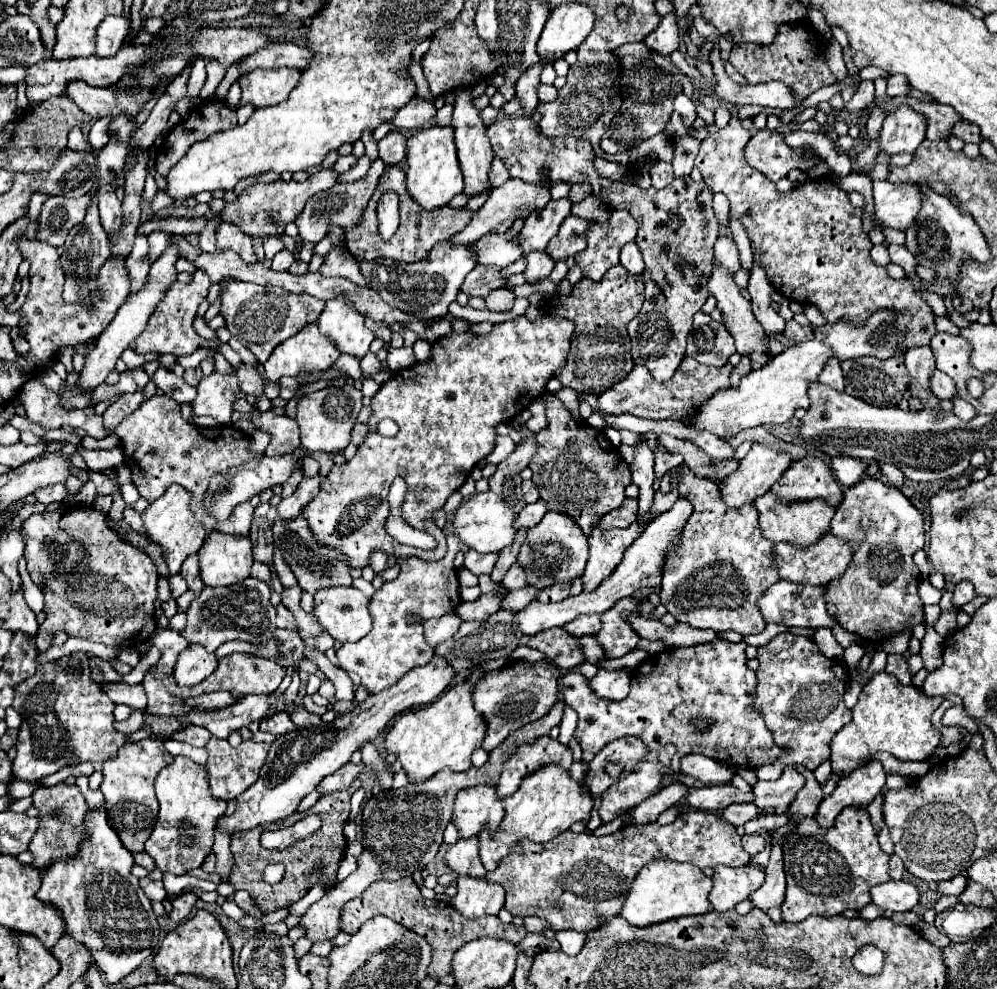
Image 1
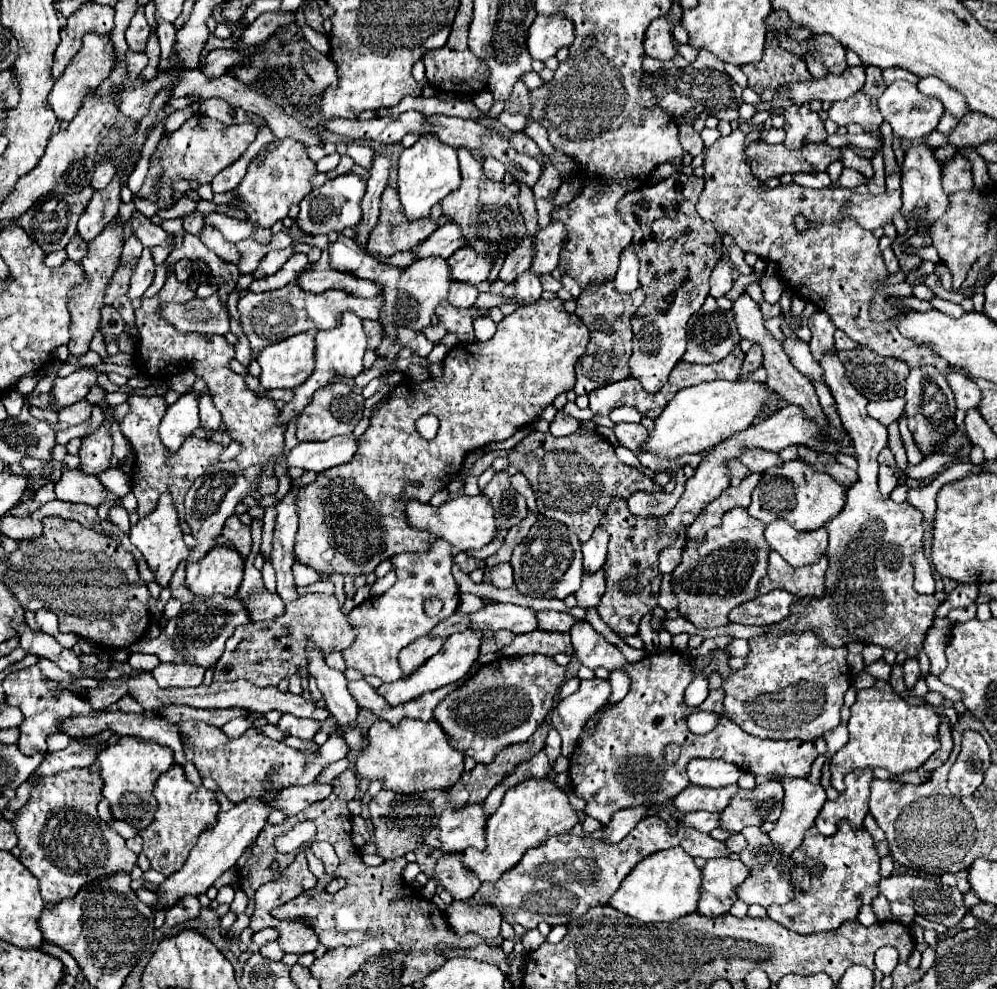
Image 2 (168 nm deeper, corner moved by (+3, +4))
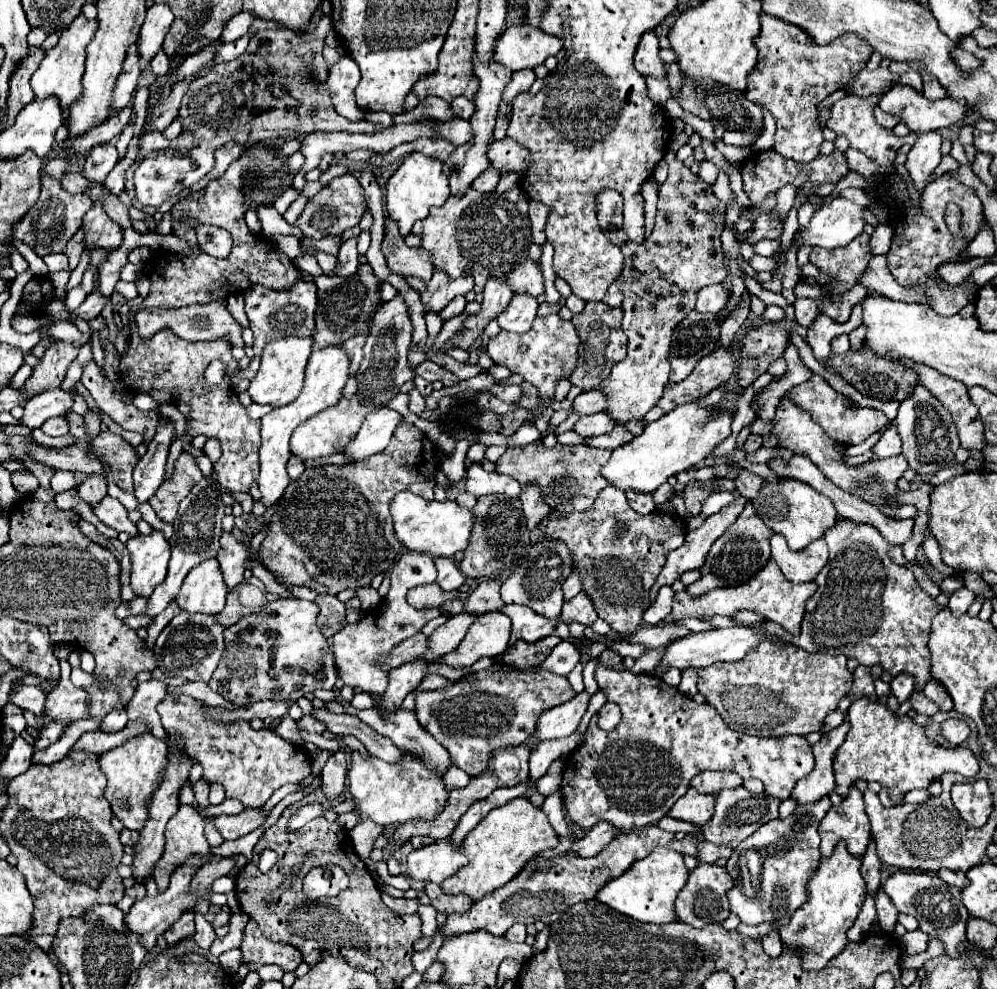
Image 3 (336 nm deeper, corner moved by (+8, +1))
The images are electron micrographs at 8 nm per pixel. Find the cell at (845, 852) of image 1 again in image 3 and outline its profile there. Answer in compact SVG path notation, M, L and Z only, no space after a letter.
M840 841L830 857L822 857L814 873L810 875L806 883L806 903L796 909L790 923L780 927L780 939L794 947L806 947L804 949L804 969L818 971L824 969L826 963L838 955L848 939L846 931L854 925L862 903L866 895L866 881L860 875L862 859L856 855L850 855L844 841Z

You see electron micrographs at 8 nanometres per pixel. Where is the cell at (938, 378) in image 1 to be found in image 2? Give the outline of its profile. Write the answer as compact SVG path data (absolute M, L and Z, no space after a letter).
M953 372L953 374L947 376L947 382L953 388L953 394L955 394L959 410L971 410L971 408L977 410L979 408L981 390L979 390L979 386L973 380L969 380L961 372Z

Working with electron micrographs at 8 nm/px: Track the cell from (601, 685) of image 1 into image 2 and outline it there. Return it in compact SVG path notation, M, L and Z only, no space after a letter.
M581 680L581 686L575 694L559 700L557 716L551 718L553 728L561 734L561 755L571 757L576 751L579 734L585 722L605 706L611 694L611 686L607 680Z

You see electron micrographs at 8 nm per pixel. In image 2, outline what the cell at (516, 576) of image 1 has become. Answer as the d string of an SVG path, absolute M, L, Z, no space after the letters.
M509 562L493 566L493 568L489 568L489 572L491 572L491 584L495 588L511 588L515 584L513 582L513 570L511 570Z

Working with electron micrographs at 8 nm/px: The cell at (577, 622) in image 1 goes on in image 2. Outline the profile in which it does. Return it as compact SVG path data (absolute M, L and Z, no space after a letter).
M541 610L537 612L537 628L545 632L569 632L575 618L567 612L555 612L555 610Z

